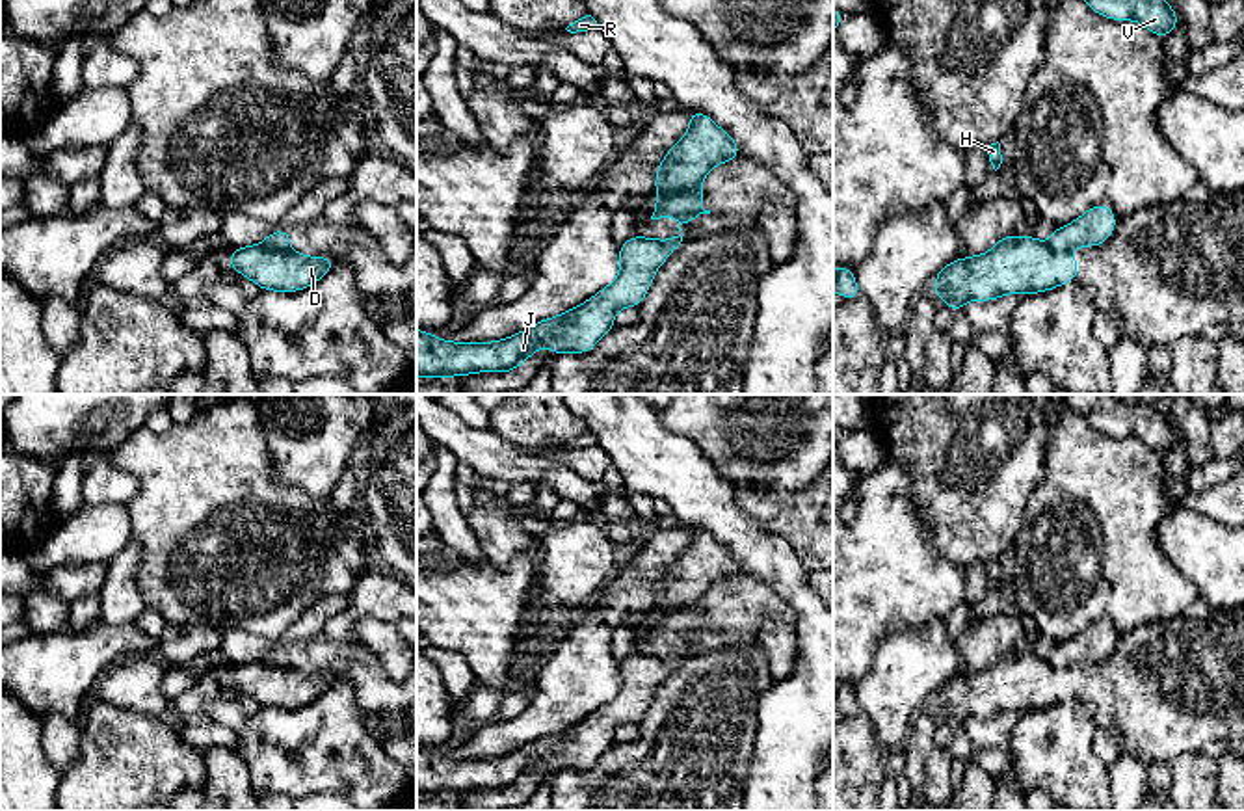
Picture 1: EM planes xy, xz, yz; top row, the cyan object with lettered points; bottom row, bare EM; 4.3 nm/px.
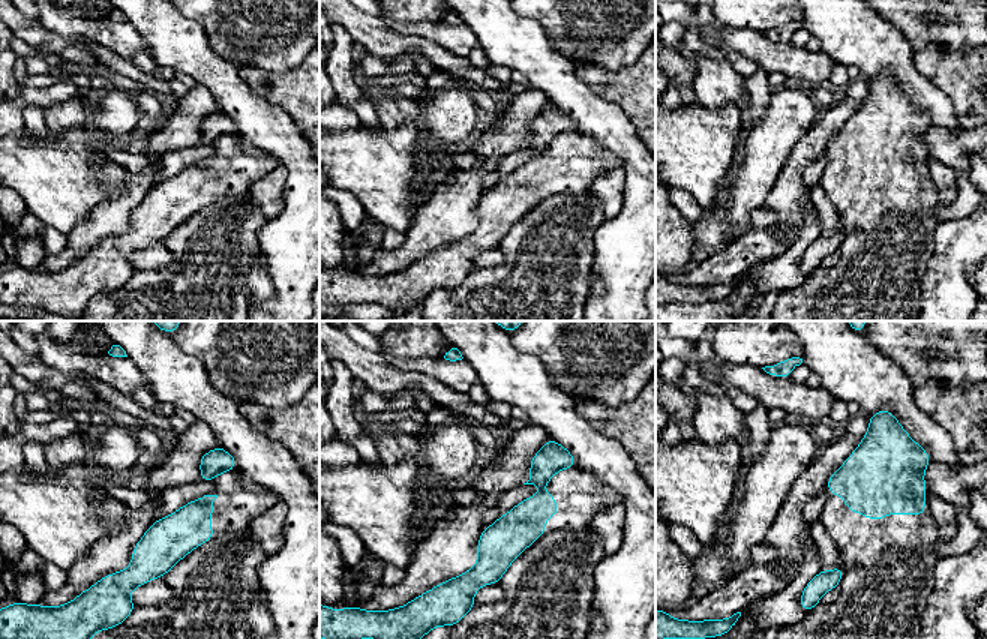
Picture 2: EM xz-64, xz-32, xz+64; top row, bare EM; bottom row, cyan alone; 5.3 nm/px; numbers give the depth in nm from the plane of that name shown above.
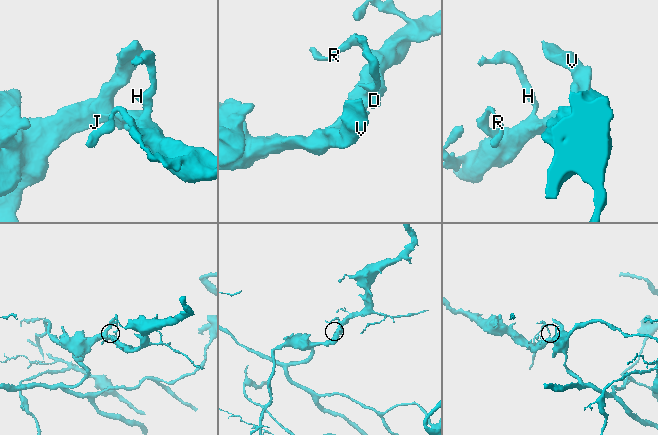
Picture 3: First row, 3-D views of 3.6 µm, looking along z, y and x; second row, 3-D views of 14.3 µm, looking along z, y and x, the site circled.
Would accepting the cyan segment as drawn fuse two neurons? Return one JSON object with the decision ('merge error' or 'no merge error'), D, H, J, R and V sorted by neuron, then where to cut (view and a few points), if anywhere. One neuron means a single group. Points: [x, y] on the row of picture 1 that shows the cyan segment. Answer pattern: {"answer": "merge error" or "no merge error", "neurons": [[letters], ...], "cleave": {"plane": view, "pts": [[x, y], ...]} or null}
{"answer": "merge error", "neurons": [["D", "H", "R"], ["J", "V"]], "cleave": {"plane": "xz", "pts": [[692, 192], [670, 196], [655, 209]]}}

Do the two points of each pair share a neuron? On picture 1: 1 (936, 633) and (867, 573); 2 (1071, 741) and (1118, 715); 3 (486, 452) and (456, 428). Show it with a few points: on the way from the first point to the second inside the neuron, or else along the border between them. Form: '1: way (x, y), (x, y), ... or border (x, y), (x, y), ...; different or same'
1: border (934, 616), (913, 627), (899, 627), (884, 638); different
2: border (1077, 696), (1092, 705), (1098, 724); different
3: way (478, 449), (463, 436); same

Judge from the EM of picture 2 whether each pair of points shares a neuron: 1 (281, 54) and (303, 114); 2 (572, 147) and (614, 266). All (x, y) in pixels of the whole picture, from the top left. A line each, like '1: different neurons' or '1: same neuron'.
1: different neurons
2: different neurons

